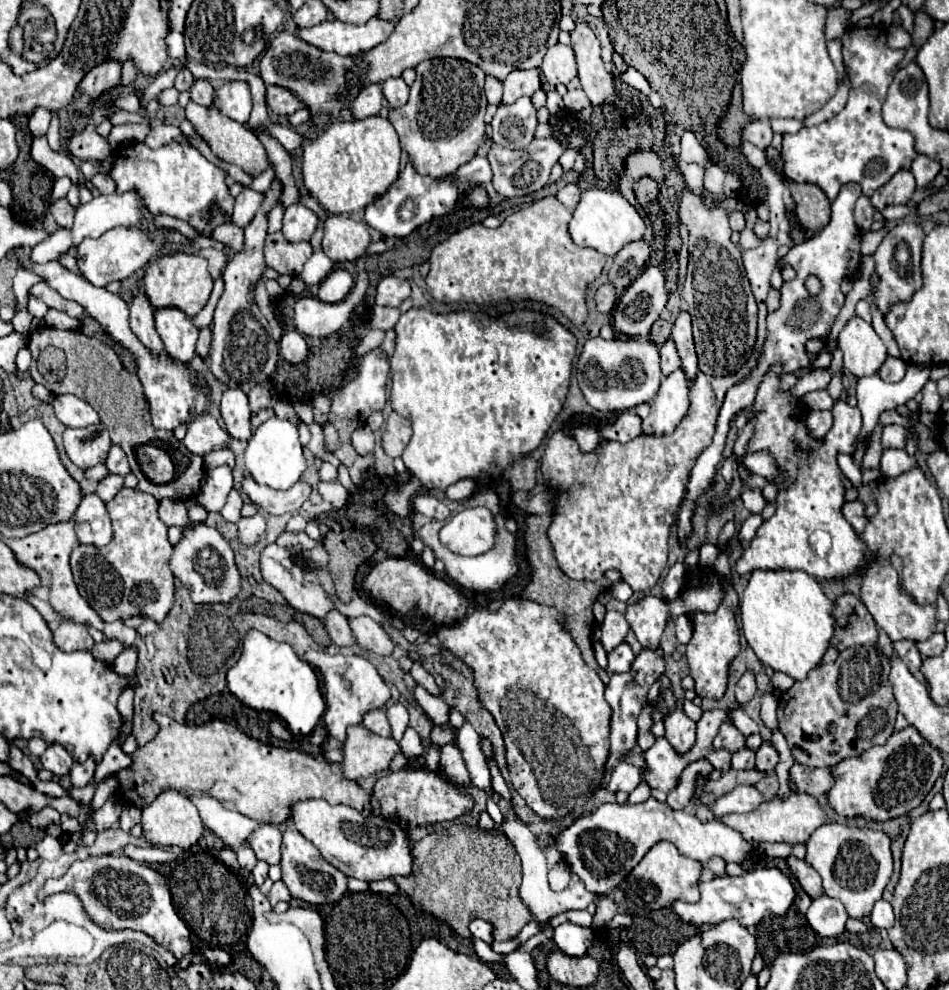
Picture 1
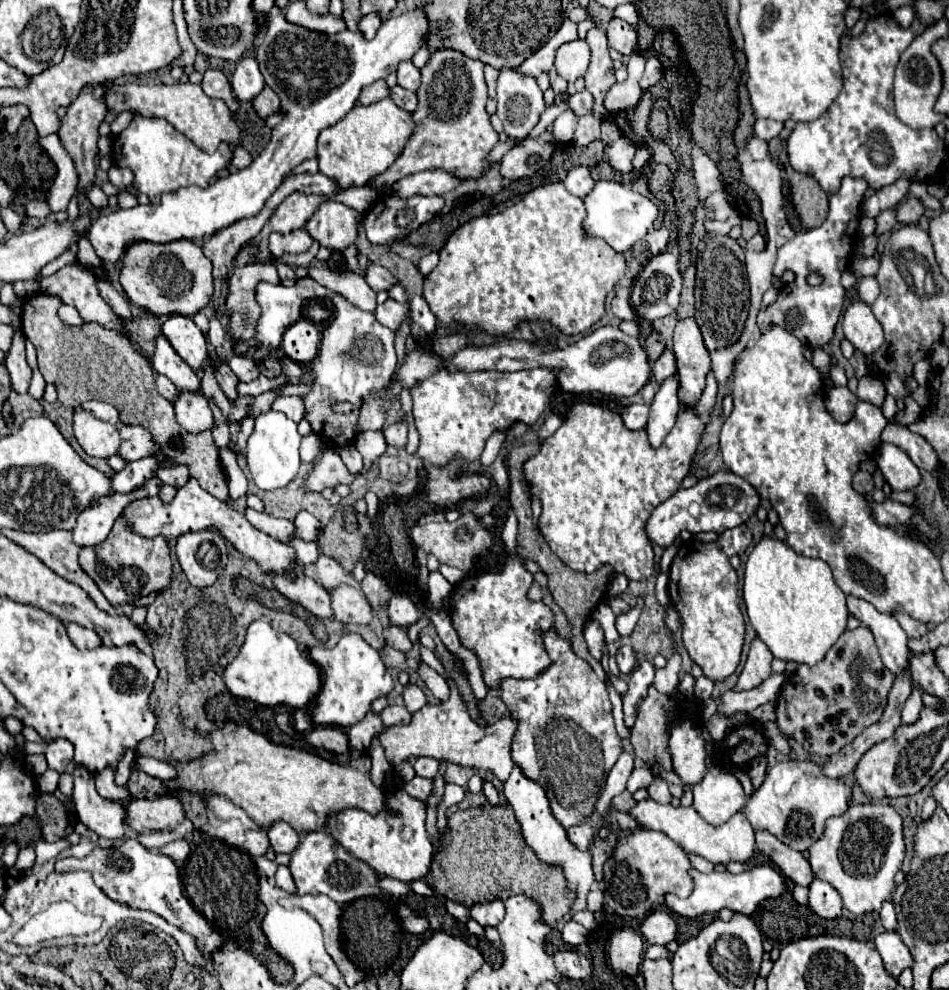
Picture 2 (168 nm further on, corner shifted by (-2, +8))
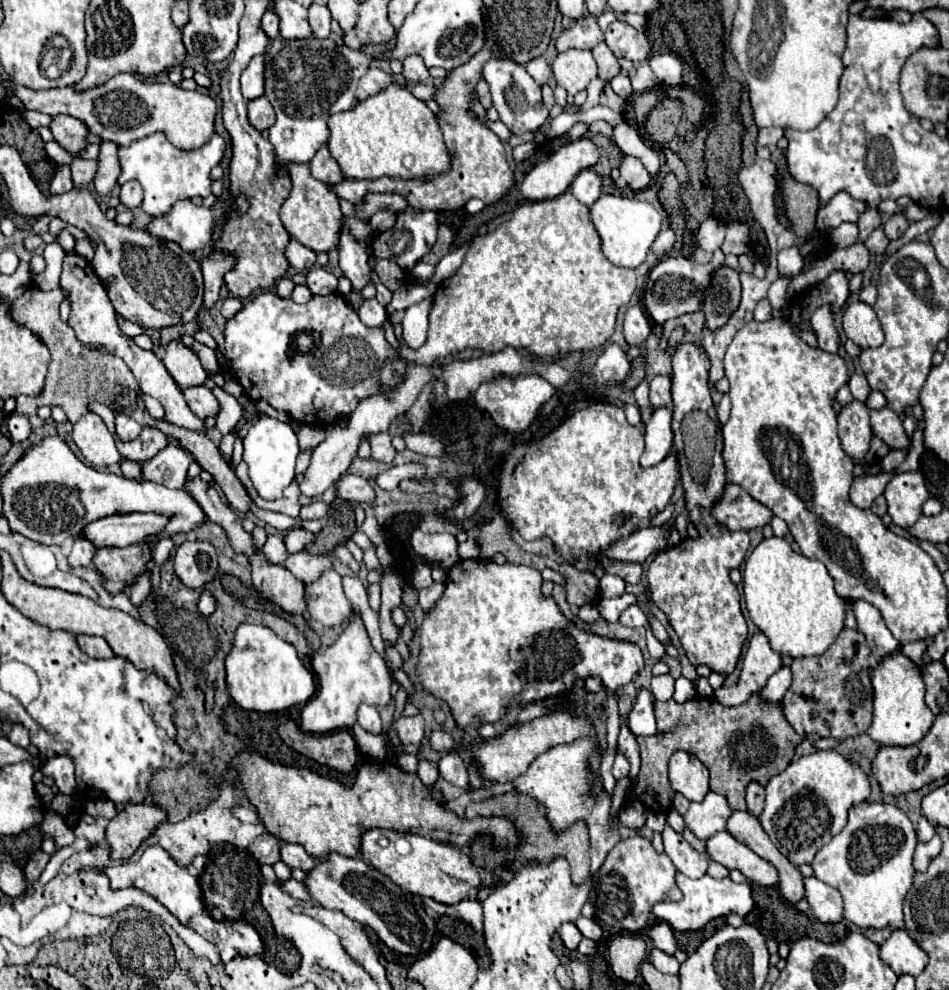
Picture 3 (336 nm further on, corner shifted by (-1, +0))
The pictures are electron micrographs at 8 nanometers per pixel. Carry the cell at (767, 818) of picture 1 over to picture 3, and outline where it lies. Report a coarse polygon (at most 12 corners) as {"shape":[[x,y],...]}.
{"shape":[[837,751],[793,761],[759,817],[793,863],[815,853],[871,795]]}

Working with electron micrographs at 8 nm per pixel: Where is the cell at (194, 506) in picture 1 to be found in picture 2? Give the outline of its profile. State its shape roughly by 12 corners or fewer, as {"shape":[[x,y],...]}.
{"shape":[[196,479],[172,503],[132,501],[142,537],[218,529],[264,573],[294,579],[296,551],[258,531]]}

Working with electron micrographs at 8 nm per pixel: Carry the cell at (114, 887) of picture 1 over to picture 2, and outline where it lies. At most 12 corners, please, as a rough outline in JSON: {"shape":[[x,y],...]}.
{"shape":[[134,839],[56,861],[112,901],[152,911],[208,957],[224,941],[186,899],[176,863]]}

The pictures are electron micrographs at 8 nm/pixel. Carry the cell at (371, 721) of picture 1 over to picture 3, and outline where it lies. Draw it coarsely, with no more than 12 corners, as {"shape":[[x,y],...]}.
{"shape":[[421,713],[401,717],[395,729],[405,745],[421,743],[425,721]]}

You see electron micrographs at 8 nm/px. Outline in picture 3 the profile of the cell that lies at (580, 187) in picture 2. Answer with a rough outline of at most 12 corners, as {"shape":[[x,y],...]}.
{"shape":[[583,169],[571,193],[591,207],[601,197],[601,177]]}

